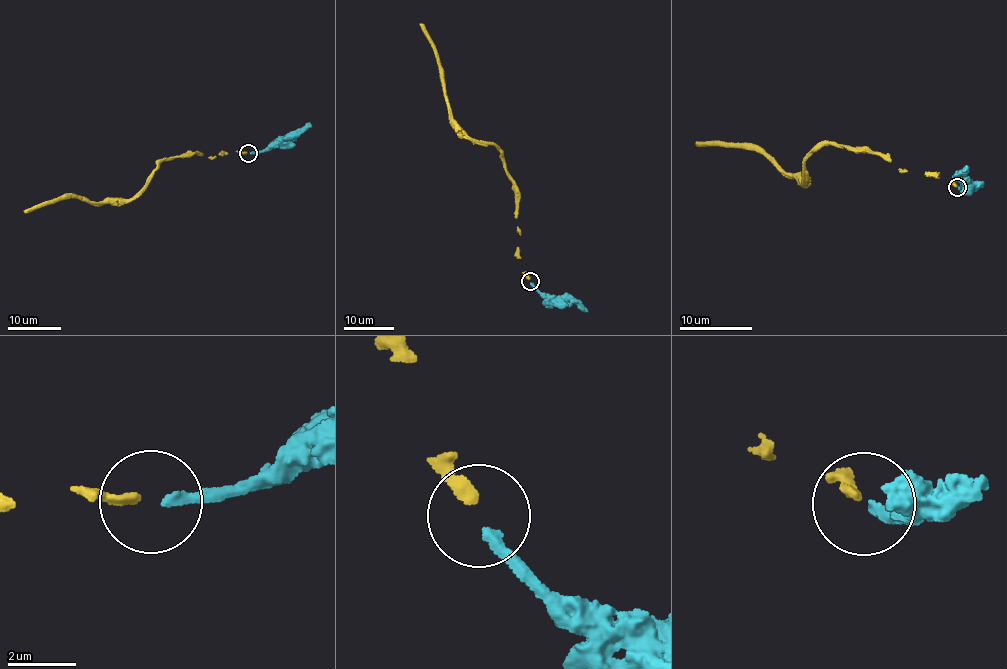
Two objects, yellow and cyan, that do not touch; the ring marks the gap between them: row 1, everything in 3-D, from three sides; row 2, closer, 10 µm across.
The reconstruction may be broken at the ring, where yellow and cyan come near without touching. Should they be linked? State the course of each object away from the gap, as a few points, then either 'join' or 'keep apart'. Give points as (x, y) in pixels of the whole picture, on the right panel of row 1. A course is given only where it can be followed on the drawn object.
yellow runs (956, 186), (836, 144), (820, 145), (807, 159), (804, 182), (780, 172), (763, 152), (697, 144); cyan runs (958, 188), (962, 191), (964, 187), (956, 180), (965, 171); join

